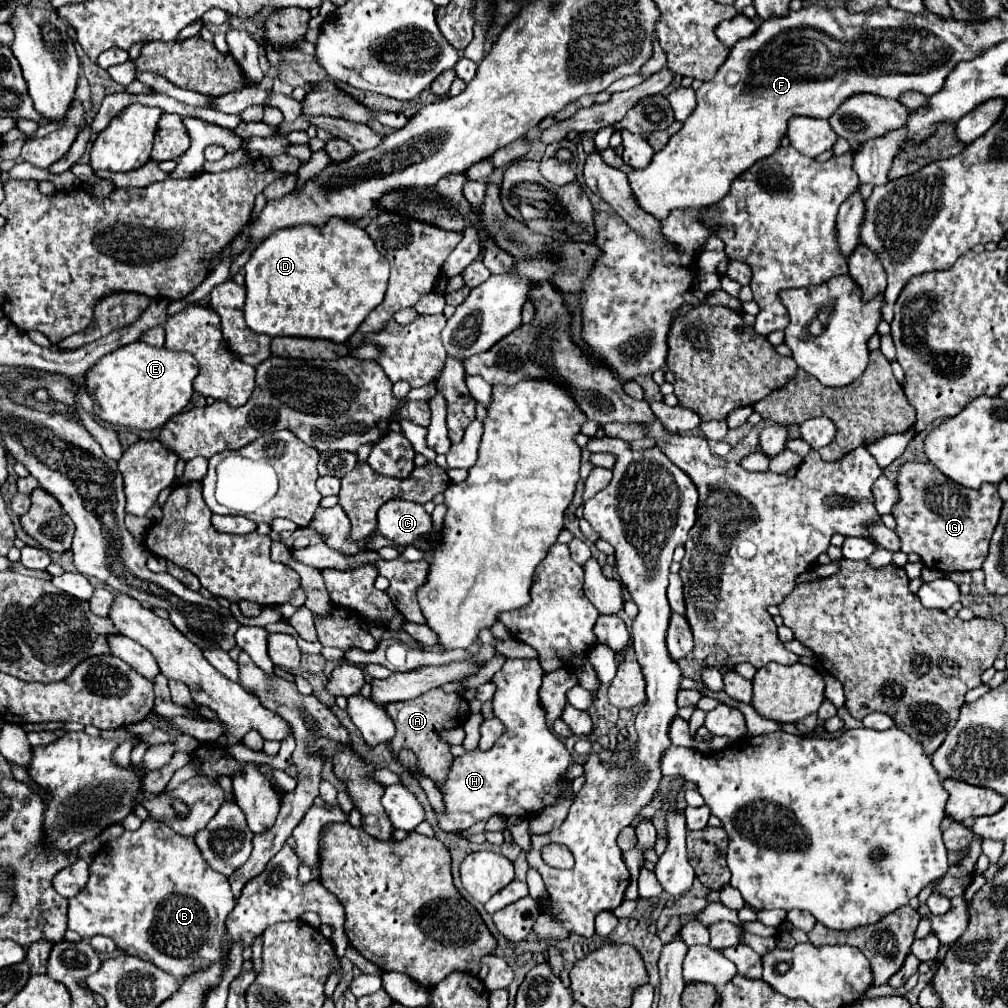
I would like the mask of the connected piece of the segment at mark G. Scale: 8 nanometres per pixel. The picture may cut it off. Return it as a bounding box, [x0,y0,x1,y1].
[891,461,1003,573]

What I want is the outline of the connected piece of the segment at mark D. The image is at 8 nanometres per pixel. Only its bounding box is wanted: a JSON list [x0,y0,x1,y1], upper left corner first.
[245,219,389,343]

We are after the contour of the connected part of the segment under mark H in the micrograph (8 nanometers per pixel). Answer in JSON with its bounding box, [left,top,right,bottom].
[435,659,573,833]

